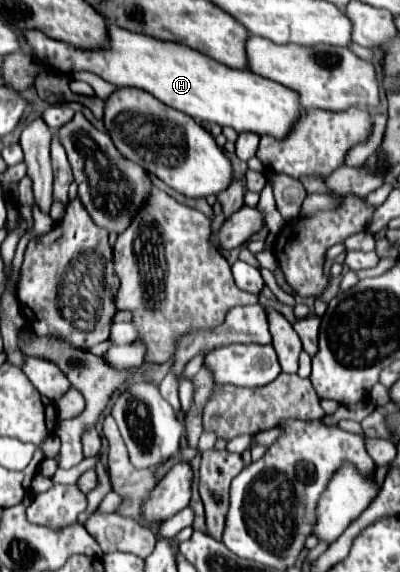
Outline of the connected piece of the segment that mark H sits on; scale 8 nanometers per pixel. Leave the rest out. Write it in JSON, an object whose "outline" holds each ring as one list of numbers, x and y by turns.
{"outline":[[108,25,110,47,104,51,84,51,74,49,68,43,54,41,40,31,24,31,26,41,34,47,36,59,46,69,56,69,58,73,90,71,100,75,104,81,118,87,136,87,154,95,158,101,172,109,192,115,196,121,228,125,236,133,250,131,256,135,270,135,278,141,292,133,296,119,302,115,302,105,298,93,264,79,246,69,228,69,220,61,204,57,186,45,156,41,154,37,142,37,140,33,128,33]]}

